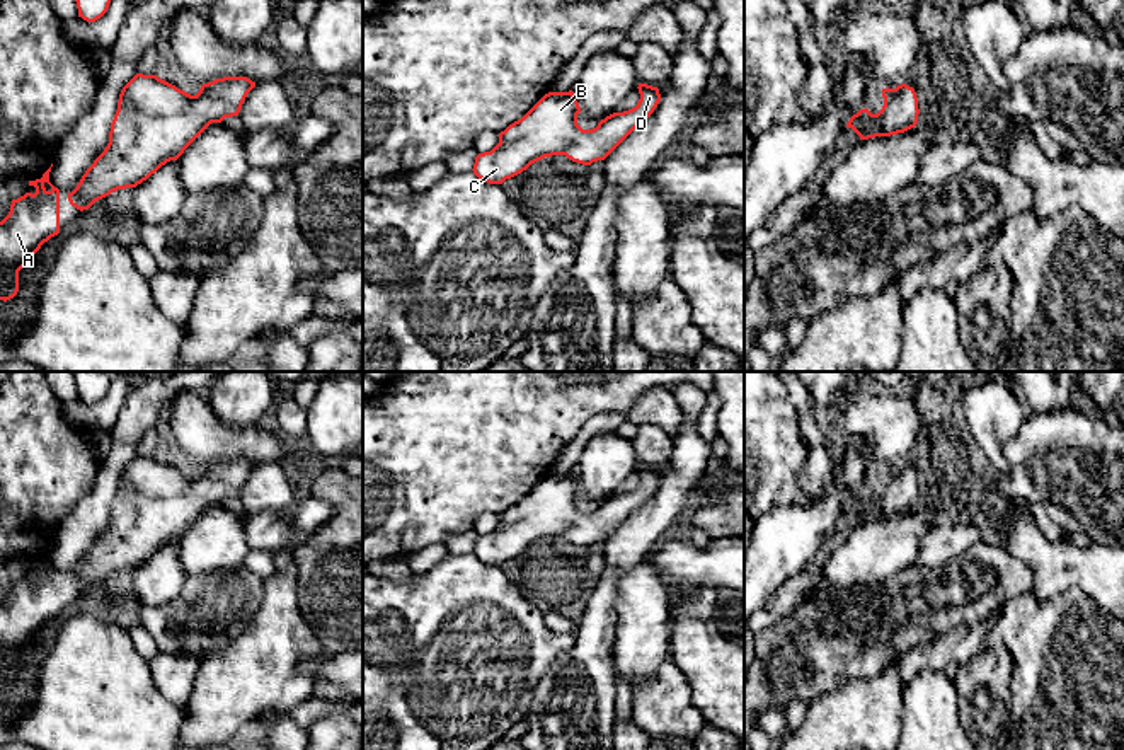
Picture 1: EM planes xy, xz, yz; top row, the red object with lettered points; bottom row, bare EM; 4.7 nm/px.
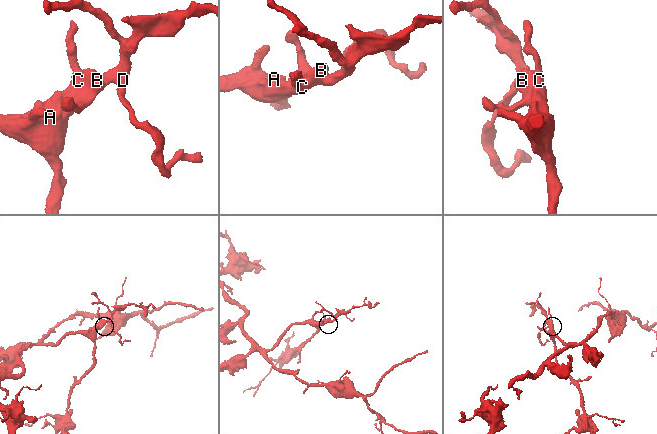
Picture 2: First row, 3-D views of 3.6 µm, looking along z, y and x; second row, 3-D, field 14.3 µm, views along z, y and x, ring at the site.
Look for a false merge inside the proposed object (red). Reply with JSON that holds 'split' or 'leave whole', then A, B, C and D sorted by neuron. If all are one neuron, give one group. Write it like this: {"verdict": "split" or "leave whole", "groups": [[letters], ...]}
{"verdict": "leave whole", "groups": [["A", "B", "C", "D"]]}

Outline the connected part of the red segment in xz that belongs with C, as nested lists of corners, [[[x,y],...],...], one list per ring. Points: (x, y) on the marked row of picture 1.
[[[639,84],[637,89],[640,99],[635,107],[606,116],[593,130],[582,130],[577,124],[581,107],[572,90],[545,94],[521,119],[514,121],[499,133],[499,143],[490,152],[484,152],[475,157],[472,169],[473,174],[489,184],[502,184],[506,179],[526,170],[531,164],[552,155],[565,155],[572,162],[582,165],[605,160],[640,123],[654,112],[661,101],[657,87]]]

